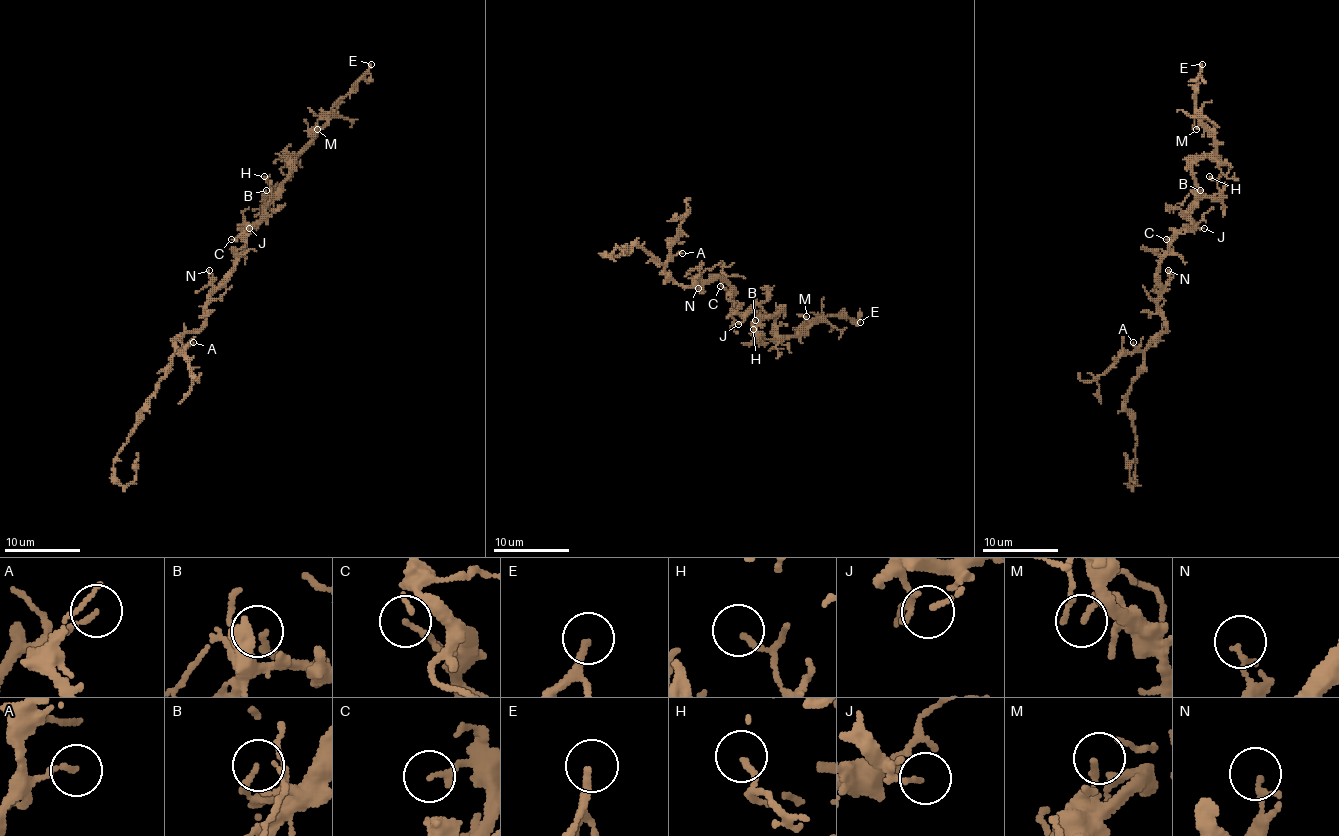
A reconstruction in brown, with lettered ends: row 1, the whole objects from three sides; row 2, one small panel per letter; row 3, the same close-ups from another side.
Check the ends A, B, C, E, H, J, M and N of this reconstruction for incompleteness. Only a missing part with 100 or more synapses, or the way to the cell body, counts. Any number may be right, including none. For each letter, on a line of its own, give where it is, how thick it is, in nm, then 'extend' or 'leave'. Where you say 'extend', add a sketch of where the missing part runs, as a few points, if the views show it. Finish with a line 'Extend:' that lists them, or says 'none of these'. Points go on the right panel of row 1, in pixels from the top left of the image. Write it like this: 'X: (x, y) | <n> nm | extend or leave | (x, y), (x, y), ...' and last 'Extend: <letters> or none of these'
A: (1133, 342) | 140 nm | leave
B: (1200, 190) | 170 nm | leave
C: (1166, 239) | 180 nm | leave
E: (1202, 64) | 160 nm | extend | (1202, 64), (1204, 56), (1213, 58), (1230, 75), (1242, 100), (1253, 112), (1263, 114), (1274, 98)
H: (1209, 176) | 150 nm | leave
J: (1204, 228) | 110 nm | leave
M: (1196, 129) | 180 nm | leave
N: (1168, 270) | 150 nm | leave
Extend: E

